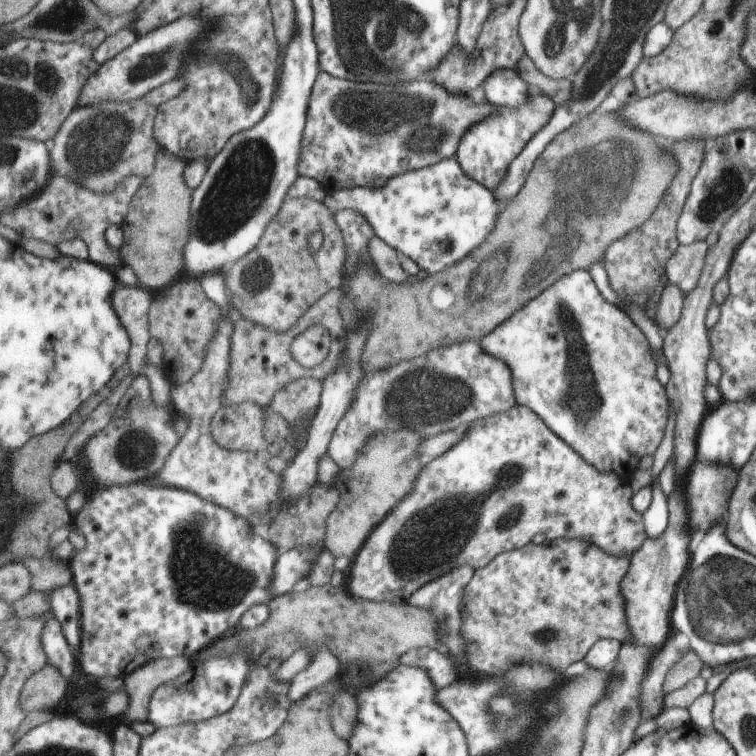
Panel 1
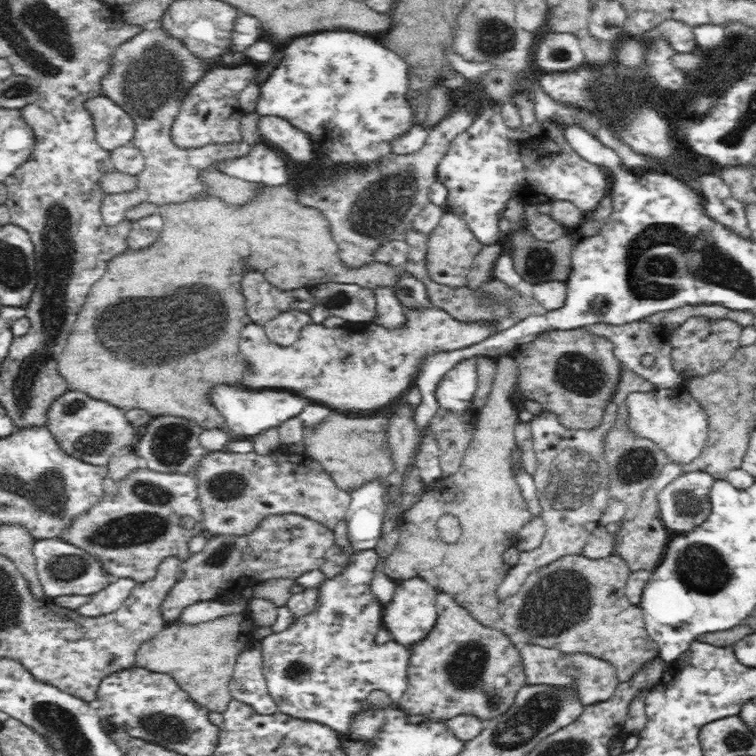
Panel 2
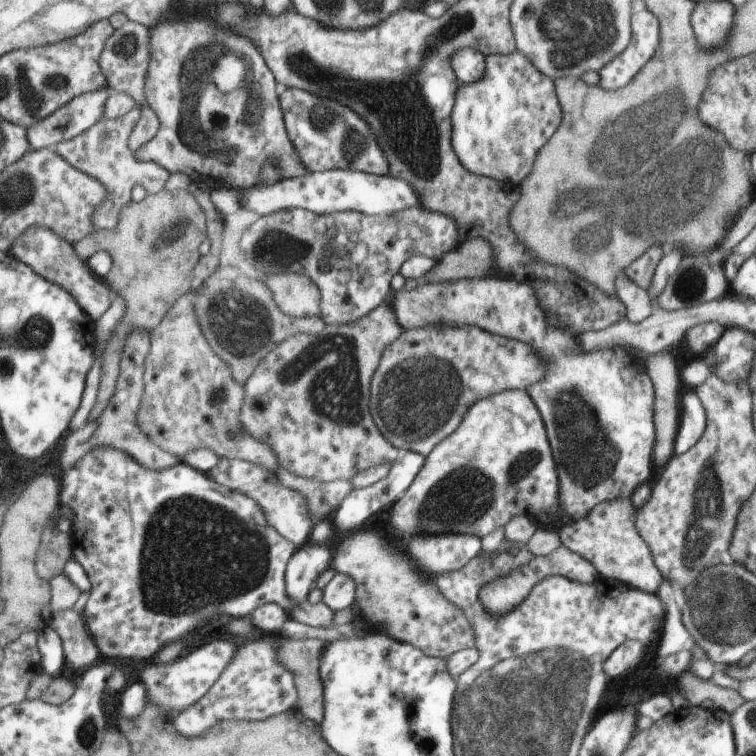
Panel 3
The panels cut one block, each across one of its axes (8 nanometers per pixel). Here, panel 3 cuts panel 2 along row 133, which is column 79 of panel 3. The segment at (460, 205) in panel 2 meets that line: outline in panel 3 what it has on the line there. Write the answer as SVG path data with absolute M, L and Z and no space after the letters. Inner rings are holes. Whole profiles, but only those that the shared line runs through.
M104 446L104 448L98 448L90 454L86 454L86 458L82 458L76 468L65 471L61 479L62 494L60 498L63 505L74 510L75 514L71 534L74 547L73 554L76 560L81 562L82 566L88 571L94 586L84 609L84 617L89 631L97 640L103 659L114 662L116 660L122 660L122 662L150 660L162 646L188 638L192 632L200 630L210 618L214 618L218 614L220 616L224 614L224 616L230 616L230 618L242 618L242 616L251 615L254 610L268 603L278 604L285 610L288 619L302 622L306 626L332 627L335 612L332 608L326 606L323 601L318 604L312 604L308 600L300 602L300 604L290 602L289 594L286 594L284 570L288 570L286 564L289 564L289 561L292 560L294 544L288 542L285 536L266 522L266 514L262 514L262 508L258 506L258 502L254 502L246 494L240 494L238 490L230 490L230 488L210 480L203 471L198 471L184 462L159 471L148 470L146 466L140 466L130 454L116 450L112 446Z

